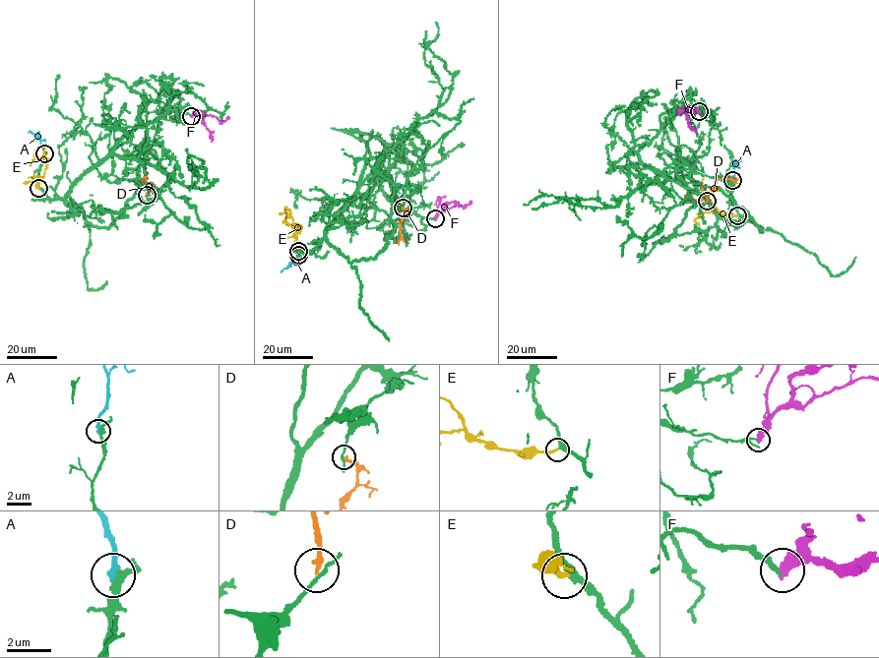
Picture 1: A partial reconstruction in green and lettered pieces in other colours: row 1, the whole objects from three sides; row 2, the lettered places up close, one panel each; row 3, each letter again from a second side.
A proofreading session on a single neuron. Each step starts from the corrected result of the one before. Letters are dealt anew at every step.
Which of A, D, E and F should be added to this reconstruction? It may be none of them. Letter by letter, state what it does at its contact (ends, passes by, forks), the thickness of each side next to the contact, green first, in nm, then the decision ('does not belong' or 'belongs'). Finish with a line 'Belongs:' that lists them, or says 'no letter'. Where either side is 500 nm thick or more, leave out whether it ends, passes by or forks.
A: it ends there; 300 nm thick on the green side, 240 nm on the other; does not belong
D: it ends there; 130 nm thick on the green side, 240 nm on the other; does not belong
E: it ends there; 320 nm thick on the green side, 240 nm on the other; belongs
F: it ends there; 110 nm thick on the green side, 420 nm on the other; does not belong
Belongs: E

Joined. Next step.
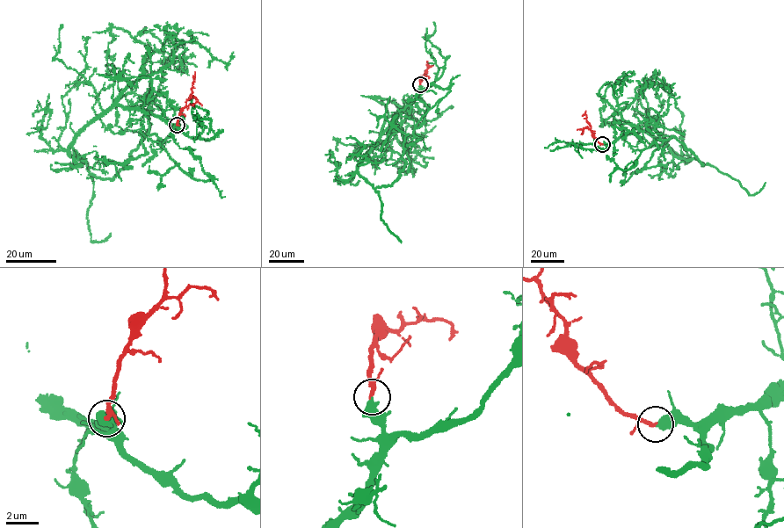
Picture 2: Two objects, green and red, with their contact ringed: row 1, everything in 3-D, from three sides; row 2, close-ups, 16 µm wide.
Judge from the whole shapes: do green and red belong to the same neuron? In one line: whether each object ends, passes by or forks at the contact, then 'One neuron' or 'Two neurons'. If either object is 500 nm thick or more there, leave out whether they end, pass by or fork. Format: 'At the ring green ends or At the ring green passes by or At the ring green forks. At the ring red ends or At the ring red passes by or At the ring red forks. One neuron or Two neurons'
At the ring green passes by. At the ring red passes by. One neuron

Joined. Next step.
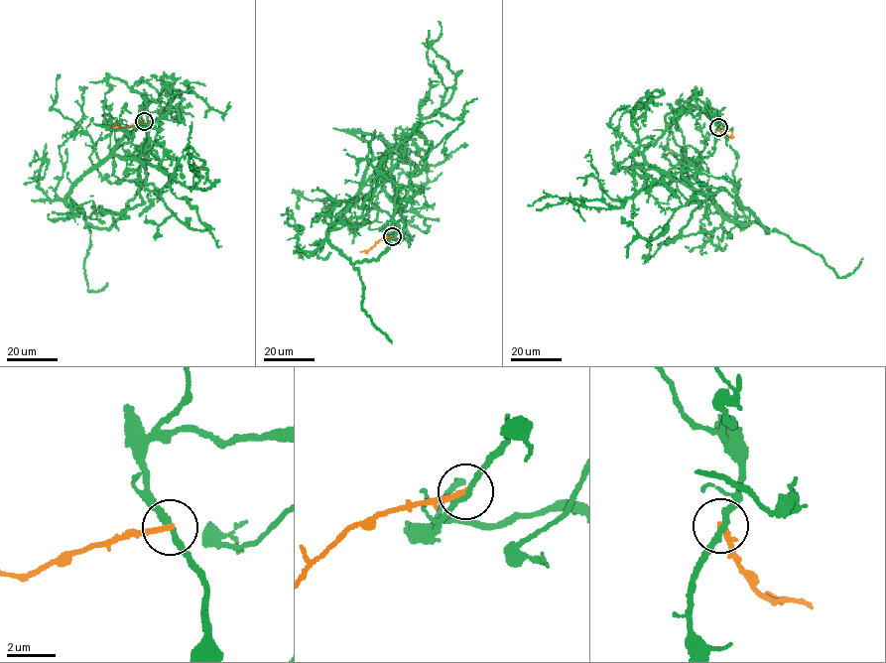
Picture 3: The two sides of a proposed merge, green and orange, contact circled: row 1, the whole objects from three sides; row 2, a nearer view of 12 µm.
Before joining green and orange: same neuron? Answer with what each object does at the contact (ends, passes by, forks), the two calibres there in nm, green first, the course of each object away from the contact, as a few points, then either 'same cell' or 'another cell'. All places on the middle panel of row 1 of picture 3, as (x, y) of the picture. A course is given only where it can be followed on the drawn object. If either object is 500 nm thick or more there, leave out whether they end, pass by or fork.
green passes by; orange ends; calibres 240 and 220 nm; course green (392, 236), (397, 228), (392, 218), (359, 192), (328, 229), (329, 242), (359, 270), (362, 309), (392, 342); course orange (392, 236), (360, 252); another cell

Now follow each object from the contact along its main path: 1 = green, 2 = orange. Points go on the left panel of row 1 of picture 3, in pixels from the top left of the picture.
1: (143, 121), (145, 146), (126, 143), (111, 150), (66, 197), (90, 225), (88, 291), (108, 283)
2: (143, 121), (119, 128), (109, 125)

